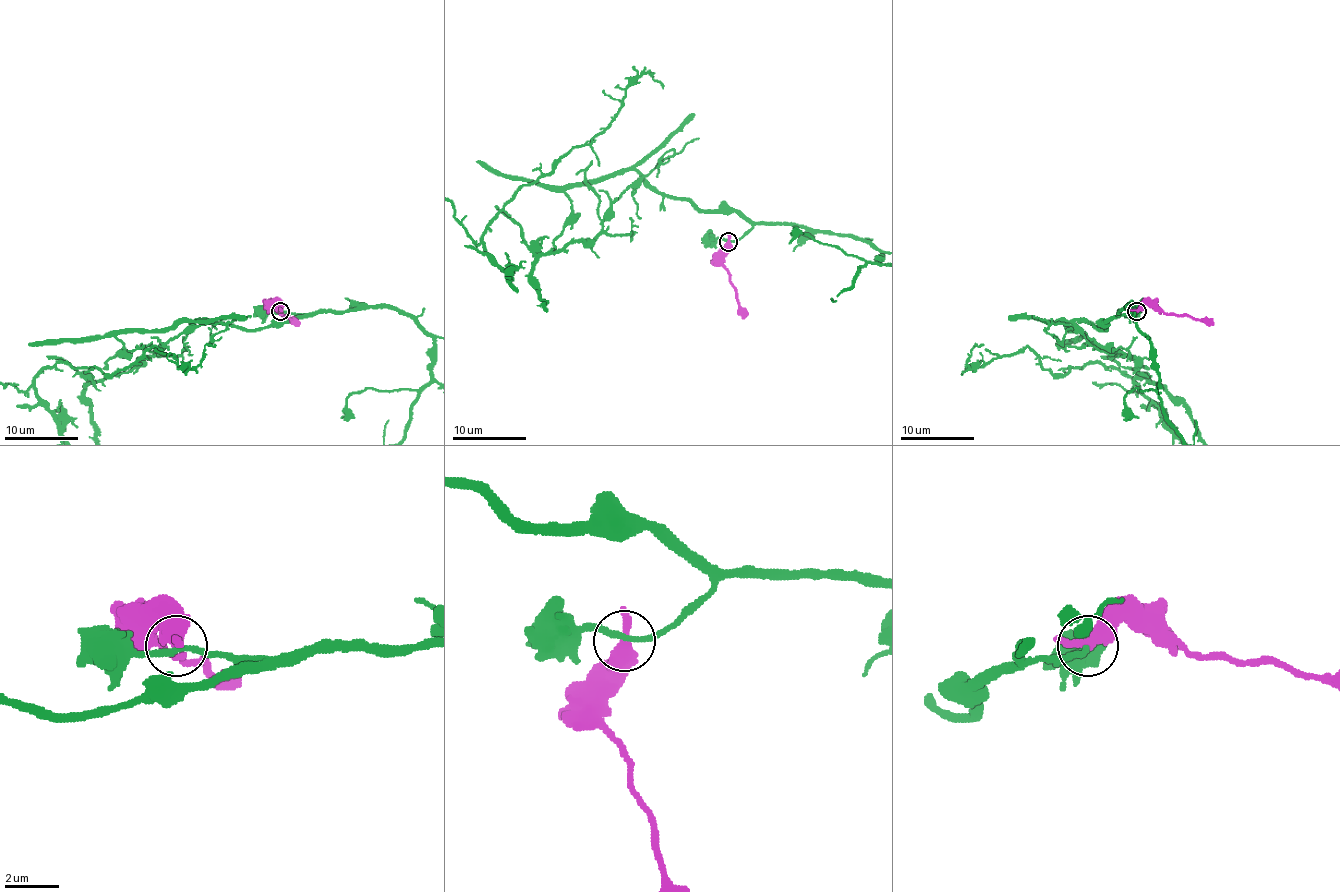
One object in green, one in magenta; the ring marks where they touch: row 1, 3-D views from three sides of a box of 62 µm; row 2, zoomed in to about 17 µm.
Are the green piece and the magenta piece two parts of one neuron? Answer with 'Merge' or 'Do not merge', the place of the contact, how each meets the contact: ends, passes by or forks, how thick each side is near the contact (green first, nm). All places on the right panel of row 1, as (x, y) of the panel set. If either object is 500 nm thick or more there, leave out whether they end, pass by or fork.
Do not merge. Place: (1136, 311). Thickness 200 nm (green) against 600 nm

